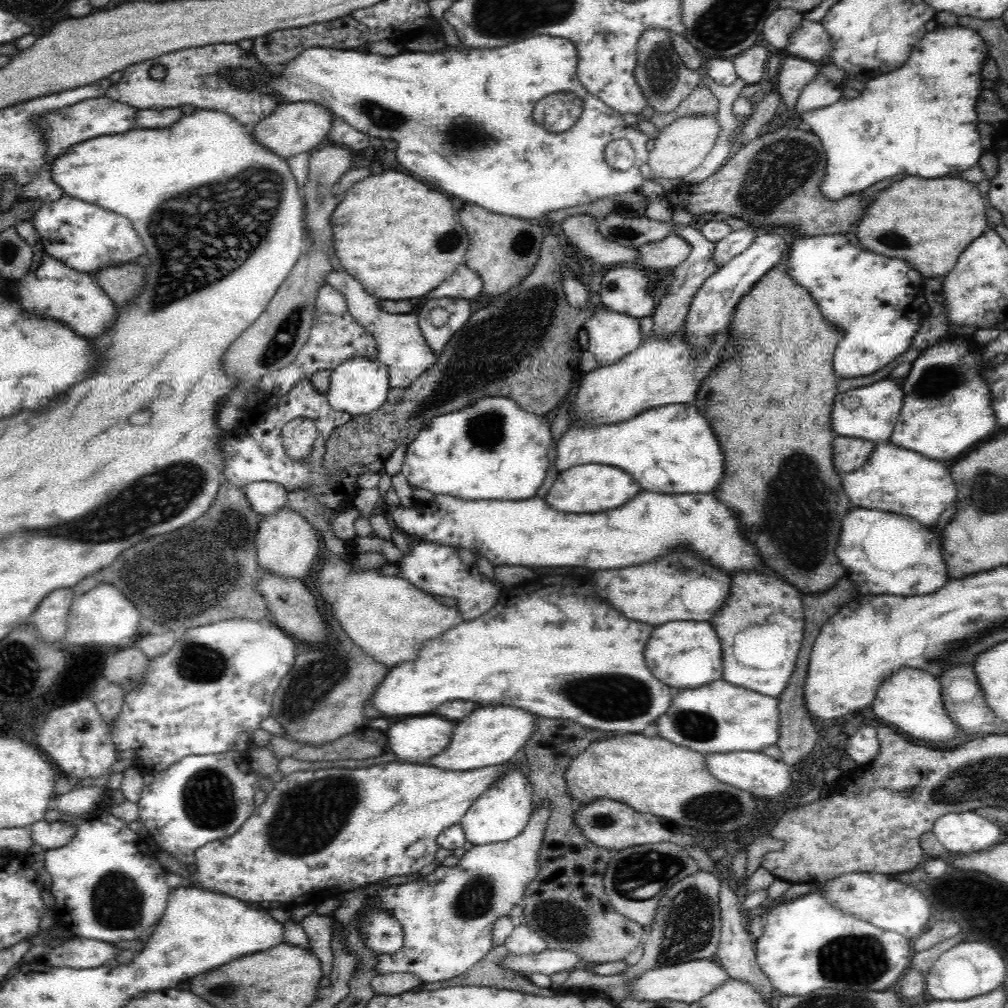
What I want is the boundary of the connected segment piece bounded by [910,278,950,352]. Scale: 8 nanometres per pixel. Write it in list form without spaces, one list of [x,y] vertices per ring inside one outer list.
[[[928,278],[924,280],[924,296],[926,296],[926,316],[922,318],[920,330],[914,334],[910,348],[912,350],[928,350],[934,344],[938,344],[944,336],[948,336],[948,316],[946,316],[946,304],[942,298],[942,282],[940,278]]]

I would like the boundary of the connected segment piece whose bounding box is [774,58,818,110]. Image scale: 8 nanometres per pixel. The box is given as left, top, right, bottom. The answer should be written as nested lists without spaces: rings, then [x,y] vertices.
[[[786,58],[782,62],[778,82],[774,84],[774,88],[780,92],[788,110],[796,108],[800,92],[816,76],[818,76],[818,66],[814,66],[812,62],[804,62],[804,60],[798,60],[798,58]]]

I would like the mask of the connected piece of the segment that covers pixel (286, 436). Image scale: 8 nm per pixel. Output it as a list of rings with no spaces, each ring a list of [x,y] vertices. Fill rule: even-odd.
[[[294,418],[282,428],[282,446],[292,462],[304,462],[318,438],[316,422],[310,418]]]

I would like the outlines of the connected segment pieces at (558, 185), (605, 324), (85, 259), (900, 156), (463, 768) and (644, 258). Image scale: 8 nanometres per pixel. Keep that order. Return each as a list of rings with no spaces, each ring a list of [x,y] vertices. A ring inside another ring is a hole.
[[[532,36],[500,48],[462,46],[440,52],[402,52],[390,58],[370,52],[354,52],[350,48],[306,48],[292,62],[280,68],[268,68],[264,64],[260,64],[260,68],[260,78],[254,78],[246,68],[226,68],[224,74],[234,84],[242,84],[248,90],[272,96],[284,104],[314,102],[328,108],[352,128],[372,138],[394,142],[396,158],[404,166],[402,170],[424,178],[446,194],[484,206],[496,214],[542,222],[542,218],[554,210],[582,206],[626,192],[640,194],[646,182],[640,168],[648,166],[650,152],[646,150],[646,144],[650,138],[638,128],[628,126],[620,112],[612,110],[582,86],[576,74],[578,50],[568,38]],[[556,92],[574,92],[584,102],[584,112],[578,122],[562,134],[548,132],[534,120],[536,104]],[[620,138],[628,140],[636,152],[636,164],[626,172],[610,168],[604,158],[606,146]]]
[[[602,302],[594,306],[594,314],[584,324],[584,330],[588,334],[588,350],[596,356],[598,368],[610,366],[634,352],[644,338],[640,332],[640,318],[614,312]]]
[[[62,196],[56,202],[44,204],[34,214],[32,222],[42,238],[46,256],[56,258],[84,276],[94,276],[108,266],[130,264],[138,256],[146,256],[146,248],[136,234],[136,228],[124,216],[96,204],[86,204],[72,196]]]
[[[938,26],[916,44],[908,62],[904,62],[898,70],[870,80],[862,96],[854,100],[842,98],[828,108],[806,112],[802,116],[804,128],[812,130],[826,150],[828,170],[820,180],[820,194],[826,200],[838,202],[840,198],[862,192],[898,172],[922,178],[946,178],[950,172],[962,174],[964,170],[976,166],[986,150],[980,140],[980,118],[974,106],[980,90],[984,90],[984,66],[990,60],[988,46],[976,30],[964,26]]]
[[[486,706],[480,710],[474,710],[466,718],[462,718],[456,728],[450,746],[428,760],[424,766],[434,766],[440,770],[452,770],[452,772],[472,772],[476,768],[488,768],[494,764],[506,764],[512,762],[512,758],[524,750],[536,732],[532,722],[536,716],[520,710],[520,708],[504,708],[504,706]]]
[[[670,234],[664,240],[638,246],[640,260],[636,260],[636,264],[630,264],[630,266],[648,270],[648,272],[670,270],[670,268],[678,268],[684,260],[688,260],[690,252],[692,252],[692,246],[684,238]]]

